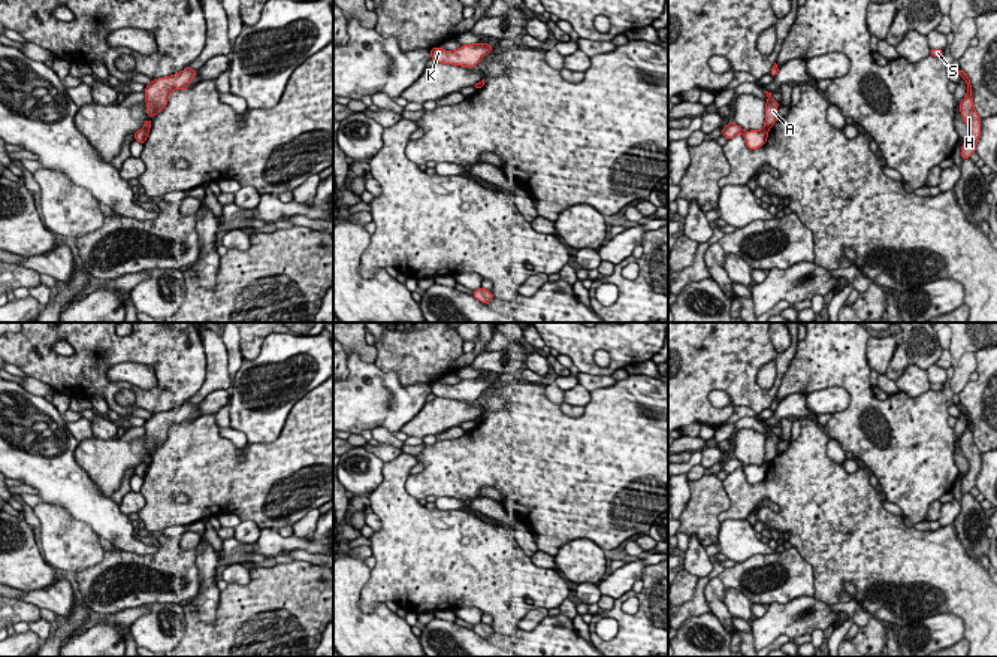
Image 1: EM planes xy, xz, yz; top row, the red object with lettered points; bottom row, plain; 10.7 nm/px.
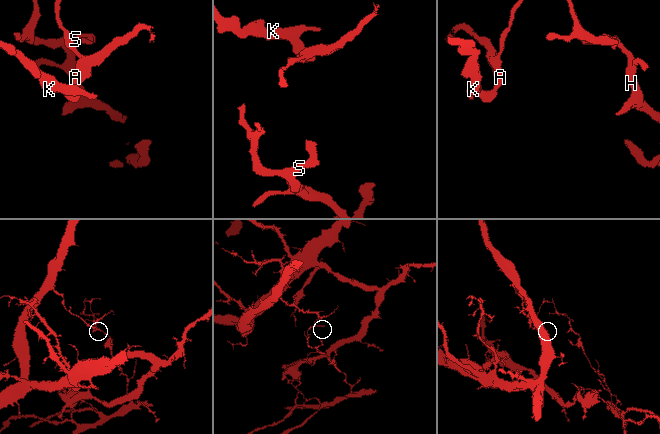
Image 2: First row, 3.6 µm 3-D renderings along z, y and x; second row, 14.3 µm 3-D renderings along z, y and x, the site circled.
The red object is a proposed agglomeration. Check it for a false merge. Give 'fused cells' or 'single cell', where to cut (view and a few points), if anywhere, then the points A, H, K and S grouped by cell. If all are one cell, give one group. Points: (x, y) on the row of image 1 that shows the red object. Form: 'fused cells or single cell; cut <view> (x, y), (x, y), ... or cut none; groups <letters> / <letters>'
fused cells; cut yz (764, 127), (769, 129); groups A H S / K

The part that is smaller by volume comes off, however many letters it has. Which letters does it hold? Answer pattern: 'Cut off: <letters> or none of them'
Cut off: A, H, S

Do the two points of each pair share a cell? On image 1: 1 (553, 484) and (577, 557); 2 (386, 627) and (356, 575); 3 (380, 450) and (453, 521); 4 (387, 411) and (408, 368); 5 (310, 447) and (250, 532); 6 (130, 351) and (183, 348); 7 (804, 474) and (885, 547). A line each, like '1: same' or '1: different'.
1: different
2: same
3: different
4: different
5: different
6: same
7: same

